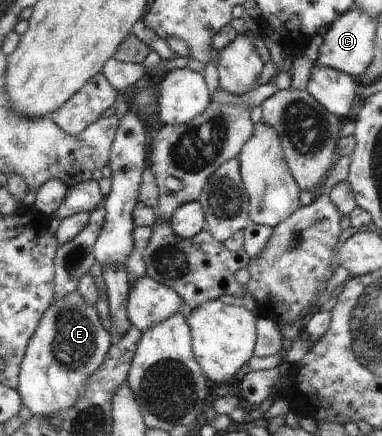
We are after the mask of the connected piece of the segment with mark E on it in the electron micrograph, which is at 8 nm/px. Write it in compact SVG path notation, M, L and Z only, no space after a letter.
M78 290L57 299L43 315L22 360L18 388L22 402L39 416L70 409L84 391L88 378L105 362L113 344L112 334L105 330L97 308Z

